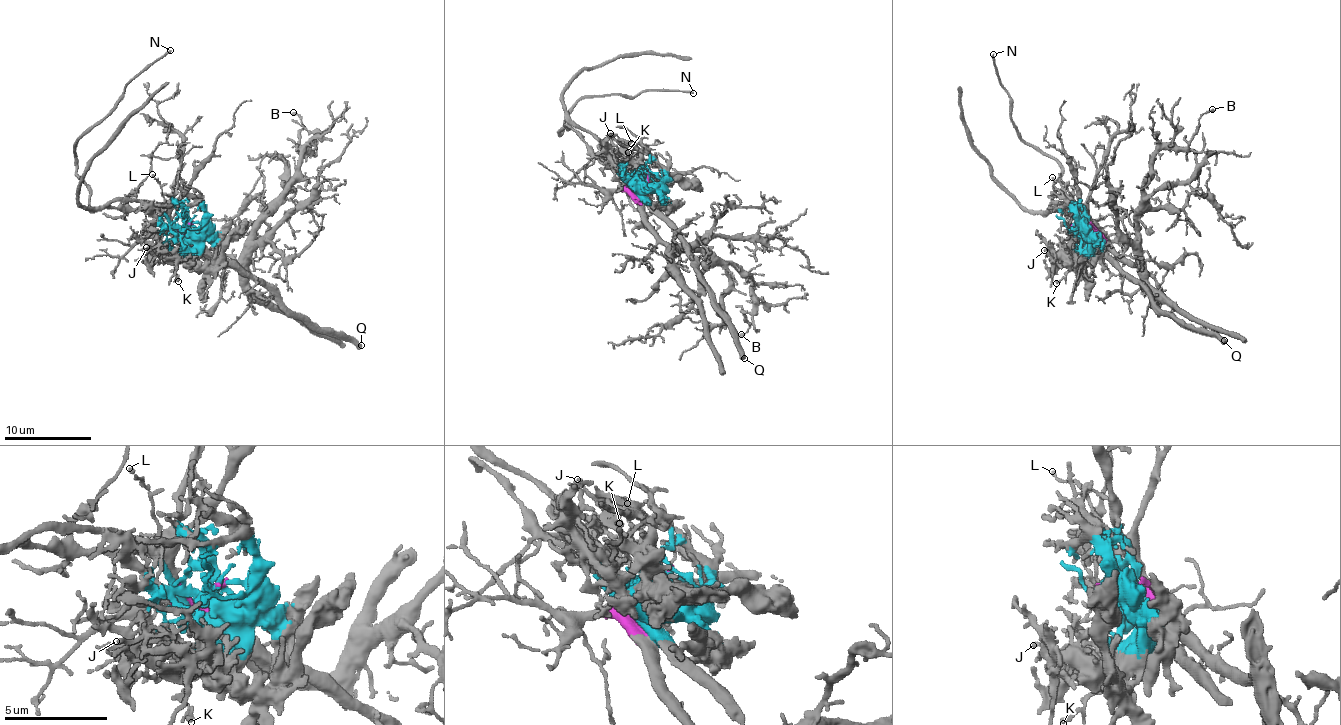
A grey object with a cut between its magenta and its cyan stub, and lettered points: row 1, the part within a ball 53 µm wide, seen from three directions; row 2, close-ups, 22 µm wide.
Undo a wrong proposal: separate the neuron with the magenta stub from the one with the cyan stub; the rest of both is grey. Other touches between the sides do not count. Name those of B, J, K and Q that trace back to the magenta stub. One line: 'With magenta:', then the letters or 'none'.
With magenta: B

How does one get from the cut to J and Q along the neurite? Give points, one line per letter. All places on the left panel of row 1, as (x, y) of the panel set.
J: (191, 223), (180, 230), (170, 249), (158, 251), (146, 247)
Q: (191, 223), (195, 239), (257, 281), (294, 312), (361, 346)

